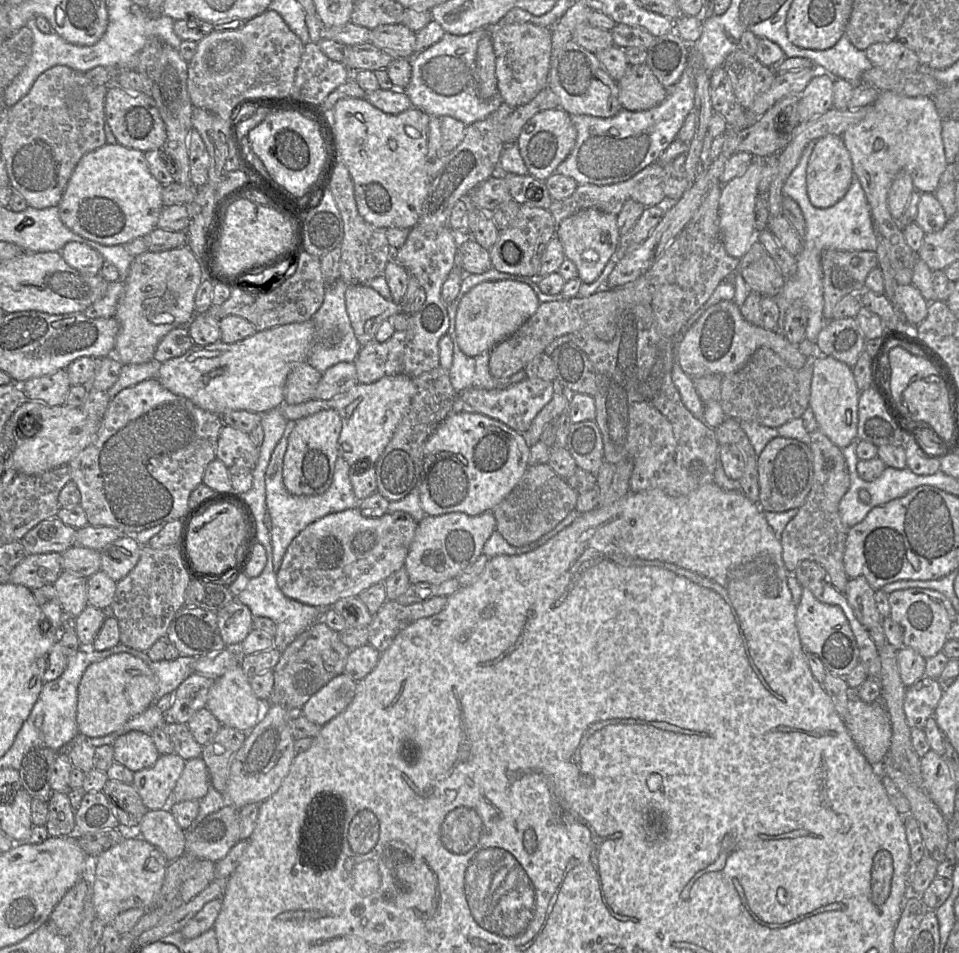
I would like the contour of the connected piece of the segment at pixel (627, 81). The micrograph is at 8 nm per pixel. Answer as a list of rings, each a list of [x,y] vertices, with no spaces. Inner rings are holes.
[[[645,63],[629,65],[623,77],[617,81],[617,86],[621,107],[633,112],[656,107],[667,95],[667,88]]]

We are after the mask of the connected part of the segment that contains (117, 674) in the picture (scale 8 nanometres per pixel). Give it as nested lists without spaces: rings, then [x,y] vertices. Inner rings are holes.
[[[113,654],[90,664],[78,686],[77,725],[84,737],[103,737],[122,727],[129,719],[156,703],[158,678],[141,659],[129,654]]]

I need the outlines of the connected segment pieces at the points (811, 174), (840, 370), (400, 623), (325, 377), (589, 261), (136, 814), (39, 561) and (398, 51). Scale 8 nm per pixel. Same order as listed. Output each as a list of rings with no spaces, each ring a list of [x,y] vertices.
[[[827,135],[816,140],[807,167],[807,193],[811,204],[820,209],[834,206],[845,196],[853,179],[851,155],[842,136]]]
[[[819,356],[811,359],[813,373],[809,407],[817,421],[818,429],[830,441],[843,449],[857,439],[858,404],[860,391],[854,379],[851,367],[831,356]]]
[[[434,596],[409,605],[386,600],[368,626],[368,644],[379,652],[385,651],[401,630],[420,618],[439,613],[446,606],[447,600],[446,596]]]
[[[339,362],[322,373],[314,393],[316,400],[329,400],[359,383],[354,362]]]
[[[593,208],[580,210],[560,223],[556,237],[563,246],[565,258],[576,265],[577,278],[584,284],[590,284],[600,276],[606,264],[618,252],[620,234],[617,226],[617,215]]]
[[[108,779],[102,792],[119,823],[125,827],[137,827],[148,811],[132,784]]]
[[[60,553],[31,554],[11,570],[10,583],[34,590],[47,584],[53,584],[62,572]]]
[[[404,24],[379,25],[371,30],[370,43],[393,58],[411,59],[416,53],[416,35]]]

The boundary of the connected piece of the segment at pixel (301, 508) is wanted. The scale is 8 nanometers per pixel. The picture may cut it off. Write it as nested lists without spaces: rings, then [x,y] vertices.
[[[288,420],[284,434],[274,448],[265,473],[266,506],[271,517],[271,543],[273,555],[273,570],[277,574],[284,554],[292,540],[309,524],[322,517],[346,509],[358,508],[362,500],[354,494],[350,481],[351,466],[338,456],[335,464],[333,480],[330,487],[320,495],[293,495],[283,483],[283,461],[288,445],[288,437],[295,427],[295,420]]]

